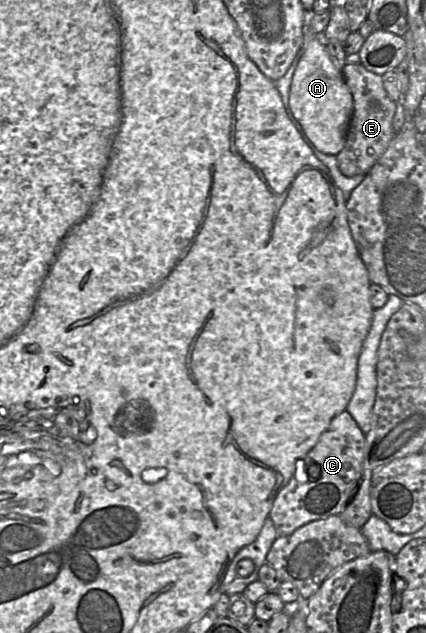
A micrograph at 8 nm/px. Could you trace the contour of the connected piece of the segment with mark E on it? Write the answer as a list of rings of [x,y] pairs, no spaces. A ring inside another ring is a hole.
[[[346,64],[341,72],[353,96],[354,111],[349,123],[345,145],[336,155],[337,163],[341,173],[347,177],[366,175],[384,154],[396,135],[392,126],[396,102],[384,89],[382,76],[368,71],[361,64]]]

